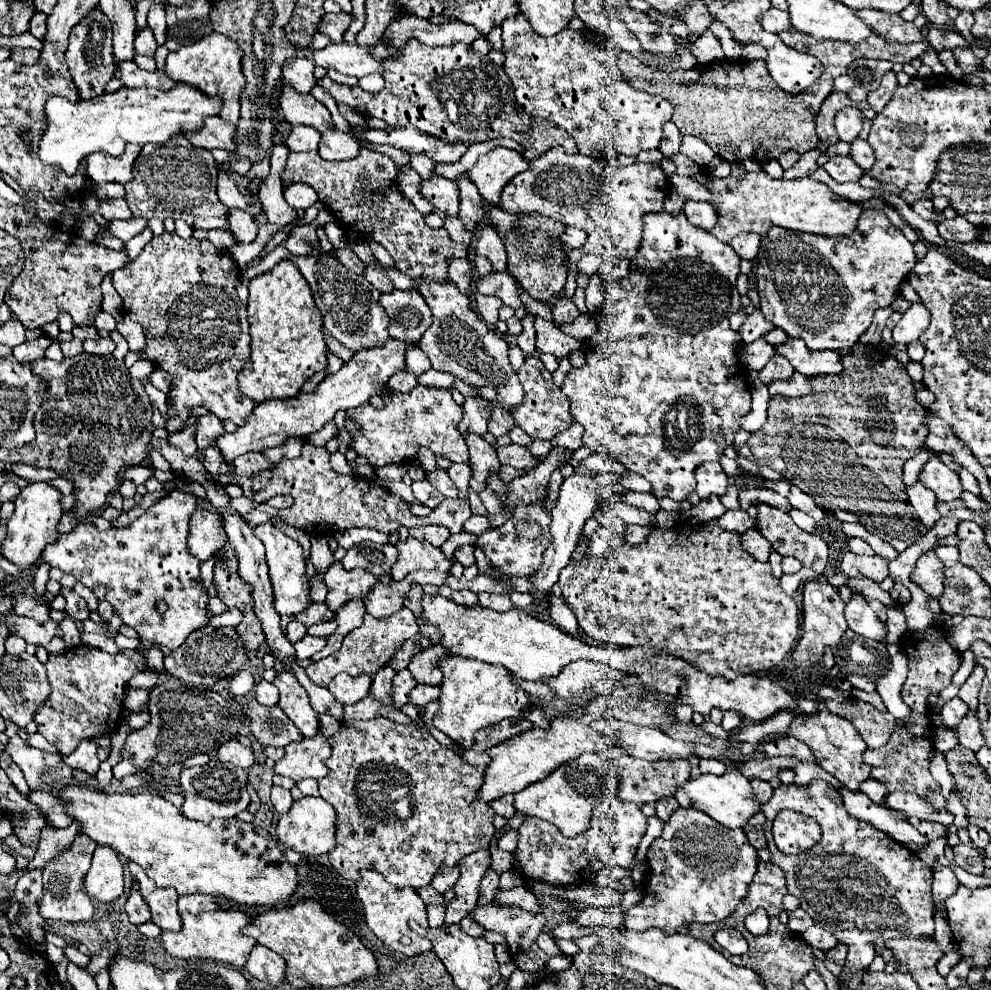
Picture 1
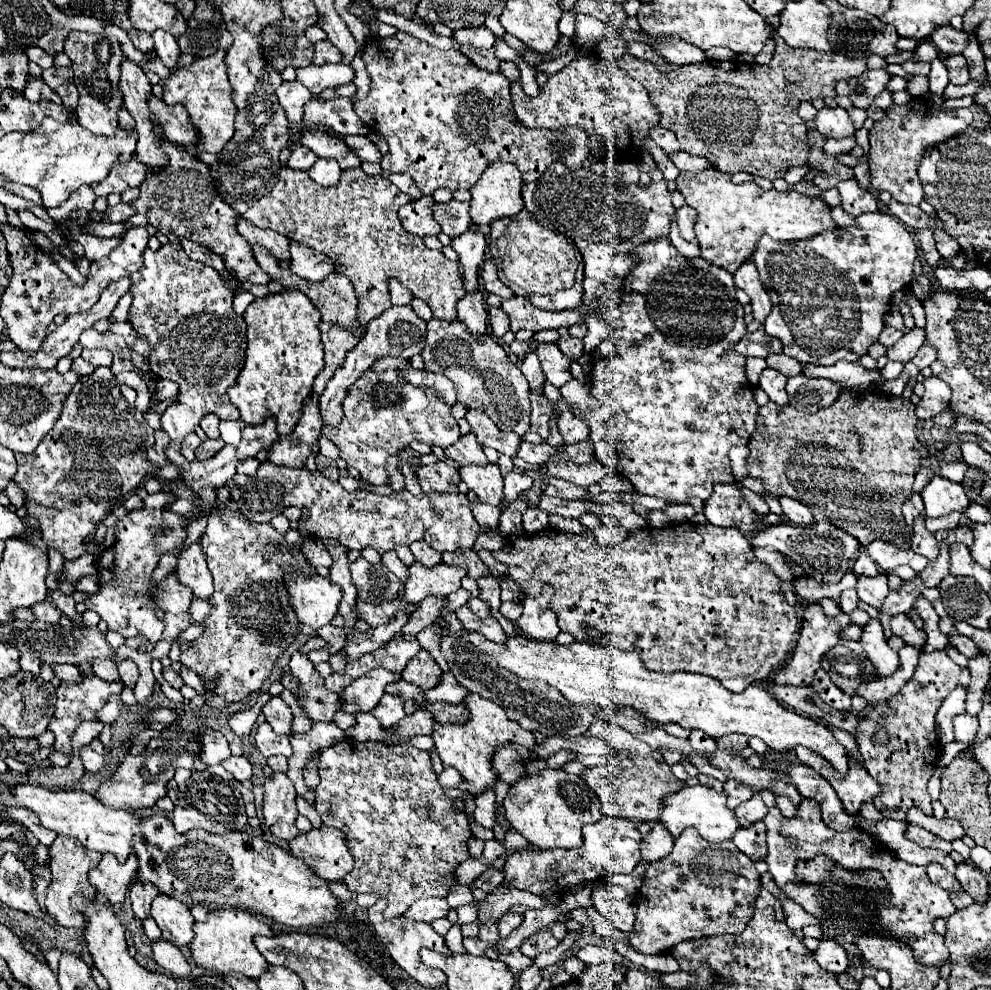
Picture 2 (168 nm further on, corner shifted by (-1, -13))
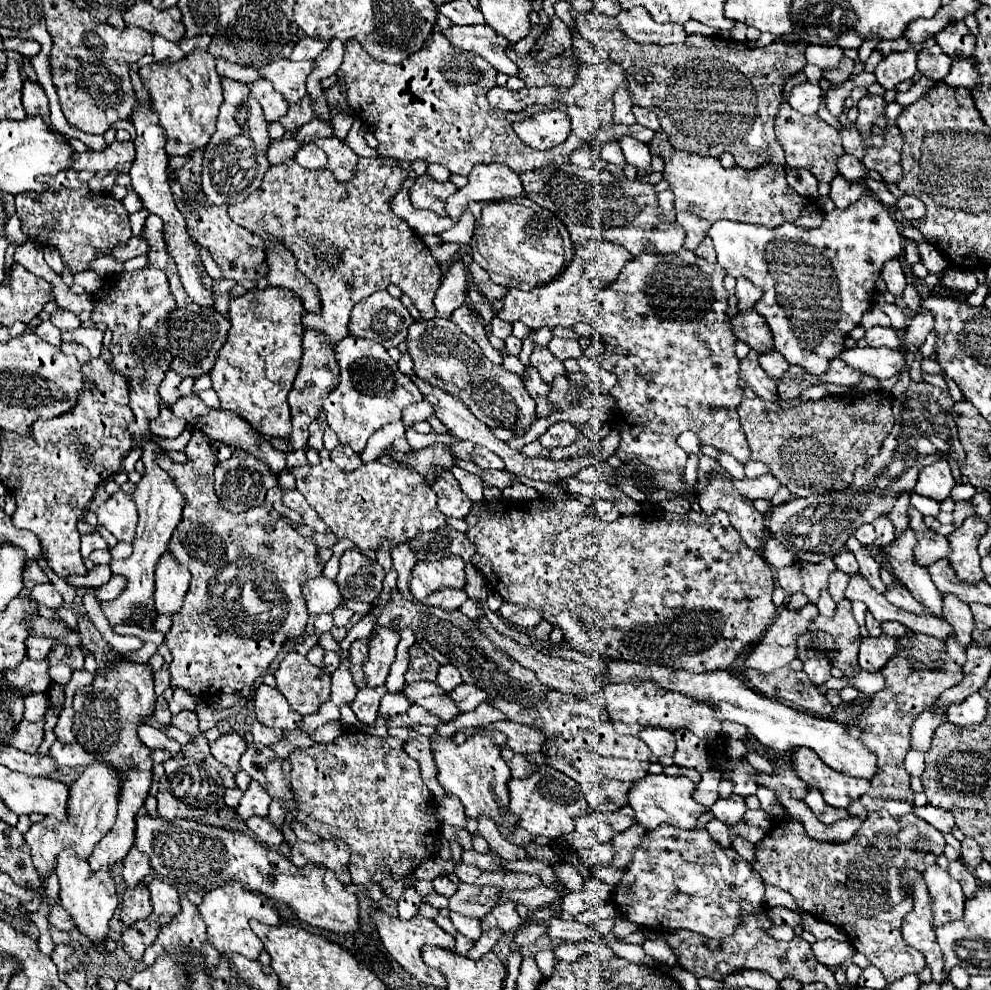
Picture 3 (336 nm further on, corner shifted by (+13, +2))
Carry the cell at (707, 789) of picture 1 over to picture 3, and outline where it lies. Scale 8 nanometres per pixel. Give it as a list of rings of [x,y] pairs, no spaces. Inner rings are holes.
[[[645,775],[641,781],[633,783],[629,791],[629,805],[635,811],[637,823],[641,823],[647,831],[659,827],[661,823],[679,827],[679,829],[693,829],[699,815],[705,811],[703,805],[695,803],[691,797],[695,791],[695,783],[687,777],[667,777],[667,775]]]

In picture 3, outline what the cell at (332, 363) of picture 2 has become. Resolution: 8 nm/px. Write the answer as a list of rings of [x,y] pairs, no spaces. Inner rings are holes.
[[[373,157],[359,159],[357,175],[349,183],[335,181],[333,173],[329,173],[327,169],[309,171],[297,165],[295,159],[289,159],[287,163],[271,165],[267,169],[259,191],[251,193],[251,197],[247,197],[243,203],[229,205],[229,217],[237,225],[261,237],[267,249],[269,245],[283,245],[293,253],[299,271],[319,287],[321,305],[323,305],[321,315],[305,313],[303,327],[321,331],[333,343],[337,343],[349,335],[347,325],[353,305],[373,295],[375,291],[387,289],[391,283],[401,287],[401,291],[411,297],[413,305],[423,315],[423,319],[433,319],[437,313],[433,309],[433,297],[441,285],[439,263],[433,259],[423,239],[391,211],[391,199],[401,191],[405,181],[407,181],[405,169],[397,165],[387,165],[381,159],[373,159]]]

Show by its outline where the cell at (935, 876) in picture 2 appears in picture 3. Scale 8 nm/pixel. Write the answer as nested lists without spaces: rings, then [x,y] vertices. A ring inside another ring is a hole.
[[[939,865],[927,867],[923,877],[933,901],[933,927],[961,919],[965,909],[965,895],[961,891],[961,885],[953,881],[953,877],[949,877],[949,873]]]

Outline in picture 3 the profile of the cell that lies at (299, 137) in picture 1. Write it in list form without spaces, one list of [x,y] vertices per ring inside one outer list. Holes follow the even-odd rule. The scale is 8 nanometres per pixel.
[[[279,139],[279,141],[271,141],[269,149],[267,149],[267,161],[271,165],[279,165],[291,157],[295,157],[297,149],[301,145],[295,139]]]

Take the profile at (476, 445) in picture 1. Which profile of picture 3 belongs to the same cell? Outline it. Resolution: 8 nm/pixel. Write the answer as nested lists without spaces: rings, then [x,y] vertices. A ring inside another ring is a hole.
[[[453,467],[451,473],[455,475],[455,479],[459,481],[461,485],[461,491],[471,499],[471,501],[481,501],[483,499],[483,481],[481,477],[465,471],[465,469],[459,469],[459,467]]]

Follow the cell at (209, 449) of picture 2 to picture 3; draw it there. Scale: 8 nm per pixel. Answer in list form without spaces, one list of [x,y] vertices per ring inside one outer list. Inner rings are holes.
[[[193,433],[185,447],[187,463],[174,463],[166,453],[157,457],[157,463],[173,477],[177,489],[185,495],[183,521],[169,541],[169,553],[191,571],[191,585],[183,601],[183,609],[173,615],[173,627],[165,635],[165,643],[173,651],[171,687],[189,691],[195,697],[213,697],[223,687],[237,691],[249,689],[269,665],[277,659],[285,641],[297,641],[307,627],[309,613],[301,585],[305,577],[319,577],[323,563],[319,561],[319,547],[311,537],[299,535],[287,521],[273,519],[265,507],[253,507],[245,513],[227,513],[213,489],[213,469],[217,465],[211,443],[203,433]]]

